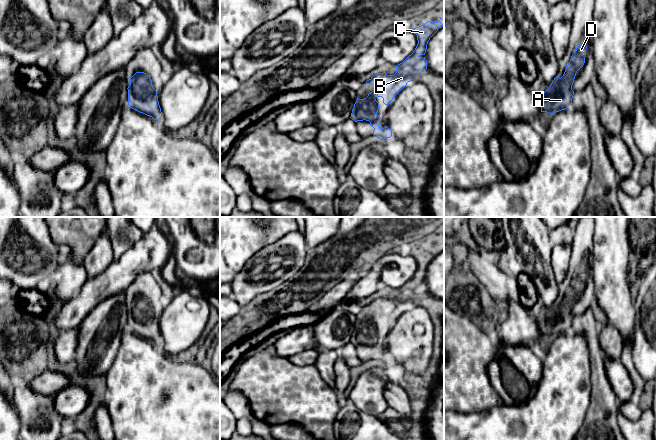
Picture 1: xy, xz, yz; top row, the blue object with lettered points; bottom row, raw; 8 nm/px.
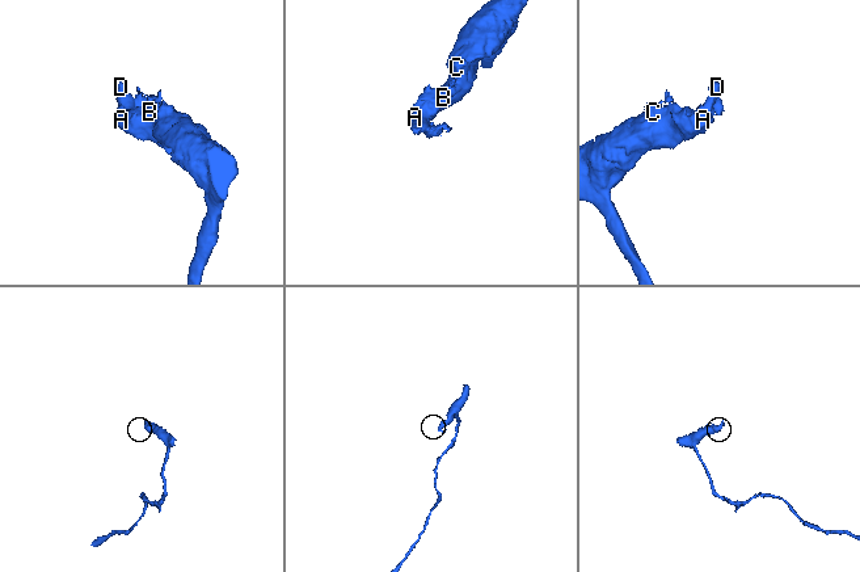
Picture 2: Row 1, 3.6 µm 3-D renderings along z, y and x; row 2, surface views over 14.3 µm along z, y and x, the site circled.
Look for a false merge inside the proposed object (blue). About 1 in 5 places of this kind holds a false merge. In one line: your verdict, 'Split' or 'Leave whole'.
Leave whole

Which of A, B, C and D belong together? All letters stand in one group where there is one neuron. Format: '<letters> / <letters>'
A B C D

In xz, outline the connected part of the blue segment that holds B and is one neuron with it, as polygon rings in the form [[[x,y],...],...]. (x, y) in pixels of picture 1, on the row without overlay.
[[[427,245],[424,249],[413,253],[413,257],[417,259],[418,268],[411,279],[409,279],[402,287],[396,290],[394,299],[385,297],[377,297],[373,299],[367,308],[374,310],[374,313],[364,323],[357,322],[351,337],[351,343],[357,345],[369,345],[374,352],[373,359],[380,364],[390,362],[392,355],[385,350],[380,352],[380,340],[377,339],[379,327],[376,321],[382,321],[385,329],[391,328],[393,322],[407,309],[408,306],[427,293],[427,284],[425,279],[427,268],[430,262],[442,252],[443,248],[438,246]]]

